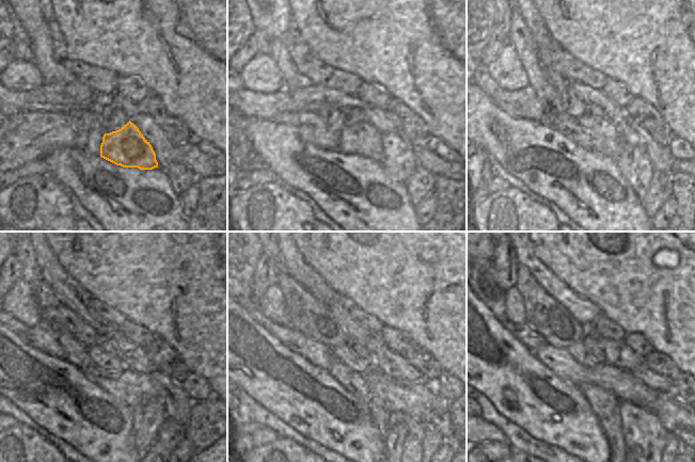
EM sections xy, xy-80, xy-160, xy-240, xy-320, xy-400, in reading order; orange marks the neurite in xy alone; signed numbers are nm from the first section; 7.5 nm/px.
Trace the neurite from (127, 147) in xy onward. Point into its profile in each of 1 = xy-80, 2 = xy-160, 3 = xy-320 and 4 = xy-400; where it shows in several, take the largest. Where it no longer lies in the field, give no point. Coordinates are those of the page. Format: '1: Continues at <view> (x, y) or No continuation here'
1: Continues at xy-80 (363, 139)
2: Continues at xy-160 (597, 141)
3: Continues at xy-320 (342, 353)
4: Continues at xy-400 (578, 351).

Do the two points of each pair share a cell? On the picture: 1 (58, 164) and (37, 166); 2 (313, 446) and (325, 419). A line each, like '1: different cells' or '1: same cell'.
1: different cells
2: different cells

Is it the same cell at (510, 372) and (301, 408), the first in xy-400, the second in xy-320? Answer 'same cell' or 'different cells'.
same cell

